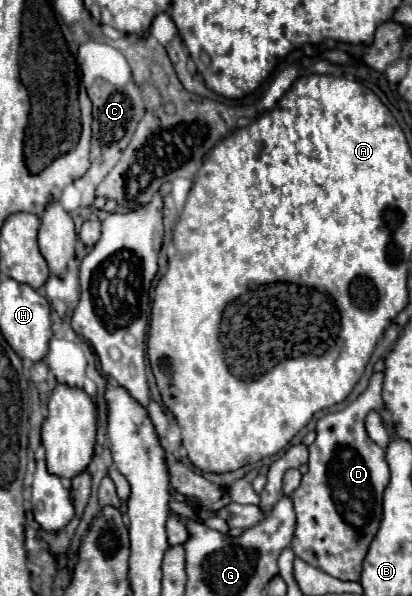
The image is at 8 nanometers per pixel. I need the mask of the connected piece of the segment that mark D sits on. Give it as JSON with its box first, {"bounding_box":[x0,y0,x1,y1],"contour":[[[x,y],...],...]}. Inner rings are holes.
{"bounding_box":[292,374,390,580],"contour":[[[374,374],[370,378],[370,386],[364,394],[360,394],[352,404],[348,404],[340,412],[330,412],[322,416],[316,424],[316,440],[308,446],[310,450],[310,462],[308,472],[302,476],[300,486],[296,492],[292,492],[292,502],[296,510],[296,532],[292,540],[292,550],[298,558],[308,562],[314,568],[324,570],[326,574],[338,578],[338,580],[360,580],[362,574],[362,562],[368,554],[370,542],[374,540],[380,520],[382,520],[382,496],[384,488],[390,482],[390,470],[386,464],[384,450],[374,444],[366,430],[364,430],[364,418],[370,410],[382,410],[384,402],[380,400],[380,374]]]}

